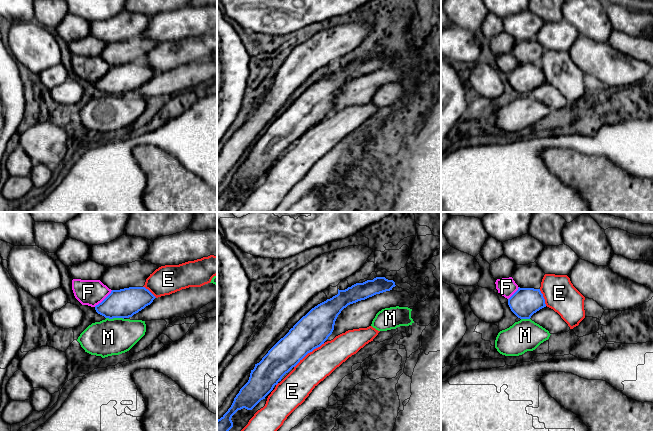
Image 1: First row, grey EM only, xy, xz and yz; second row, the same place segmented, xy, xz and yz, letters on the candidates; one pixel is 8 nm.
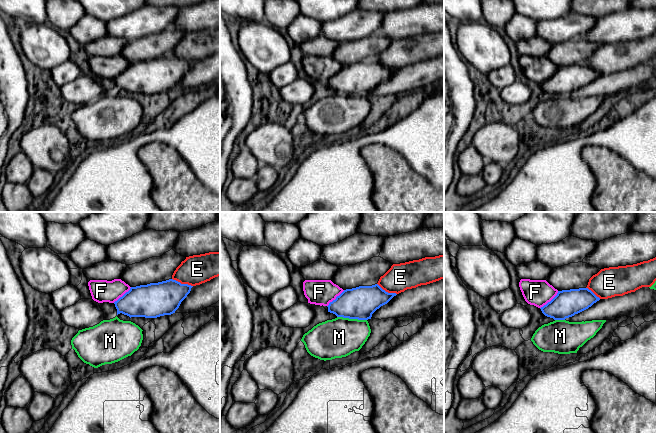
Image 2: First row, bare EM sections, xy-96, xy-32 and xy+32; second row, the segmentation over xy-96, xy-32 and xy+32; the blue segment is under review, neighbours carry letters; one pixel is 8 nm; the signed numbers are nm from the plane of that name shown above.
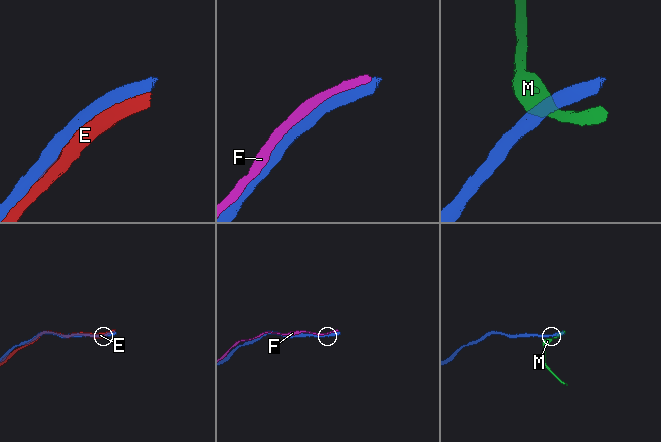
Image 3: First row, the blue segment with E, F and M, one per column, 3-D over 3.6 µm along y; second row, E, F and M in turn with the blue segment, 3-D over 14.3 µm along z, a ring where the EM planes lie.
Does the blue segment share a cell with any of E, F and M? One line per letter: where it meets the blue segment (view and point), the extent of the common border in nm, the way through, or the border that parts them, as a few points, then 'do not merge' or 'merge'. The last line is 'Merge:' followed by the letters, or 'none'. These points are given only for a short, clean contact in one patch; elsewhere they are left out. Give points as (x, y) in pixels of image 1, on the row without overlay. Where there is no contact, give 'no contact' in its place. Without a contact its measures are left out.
E: xz (309, 128) | 320 nm | do not merge
F: xy (104, 75) | 200 nm | do not merge
M: xy (115, 93) | 140 nm | along xy (106, 93), (123, 95) | do not merge
Merge: none

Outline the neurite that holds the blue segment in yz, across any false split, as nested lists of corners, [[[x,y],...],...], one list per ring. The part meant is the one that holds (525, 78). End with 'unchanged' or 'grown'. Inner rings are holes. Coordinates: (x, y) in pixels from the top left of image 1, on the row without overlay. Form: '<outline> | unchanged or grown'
[[[520,63],[508,75],[508,81],[511,87],[520,95],[530,95],[534,89],[546,83],[540,65]]] | unchanged

